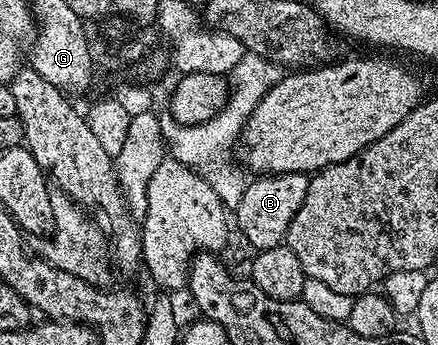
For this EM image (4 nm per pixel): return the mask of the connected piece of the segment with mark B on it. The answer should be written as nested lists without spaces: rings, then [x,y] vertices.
[[[268,173],[248,180],[245,195],[234,202],[233,221],[236,226],[239,224],[252,250],[277,247],[286,242],[289,223],[293,223],[293,215],[297,215],[297,211],[301,211],[301,203],[305,203],[308,180],[305,173]]]

